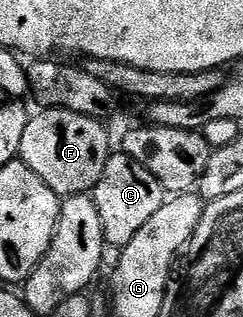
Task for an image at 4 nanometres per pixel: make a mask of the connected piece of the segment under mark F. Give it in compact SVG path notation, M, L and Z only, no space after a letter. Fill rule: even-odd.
M41 108L36 112L40 113L33 112L26 123L19 160L24 161L26 167L30 167L30 171L34 171L34 175L38 175L38 179L42 179L42 183L46 183L46 187L50 187L50 191L54 191L61 199L91 194L98 179L102 177L102 167L106 167L110 156L105 122L65 109Z

